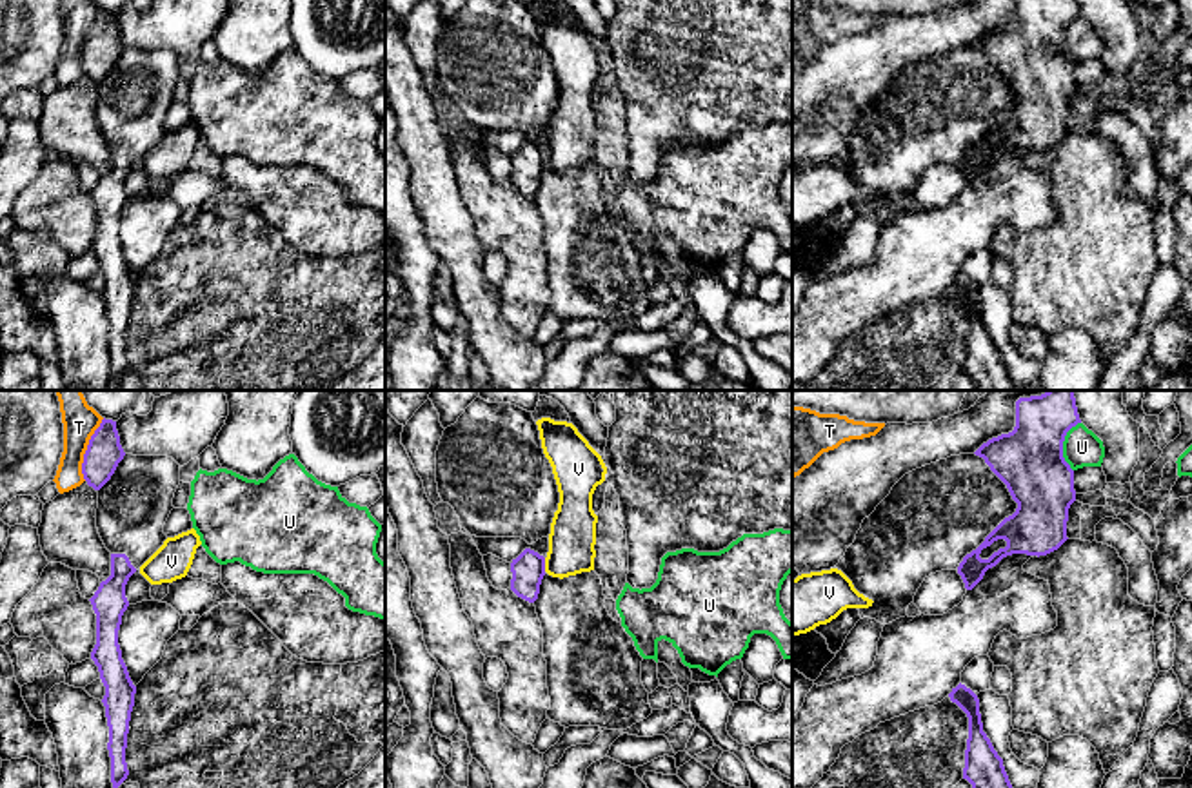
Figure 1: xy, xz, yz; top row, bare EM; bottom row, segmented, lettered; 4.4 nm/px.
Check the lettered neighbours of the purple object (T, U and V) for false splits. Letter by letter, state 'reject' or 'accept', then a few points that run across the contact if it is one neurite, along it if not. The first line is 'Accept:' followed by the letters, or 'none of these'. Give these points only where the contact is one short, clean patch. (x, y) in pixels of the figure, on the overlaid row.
Accept: none of these
T: reject; line xy (104, 418), (84, 454), (84, 480)
U: reject; line yz (1080, 422), (1067, 433), (1063, 442), (1063, 460), (1072, 471)
V: reject; line xz (544, 558), (546, 571)

